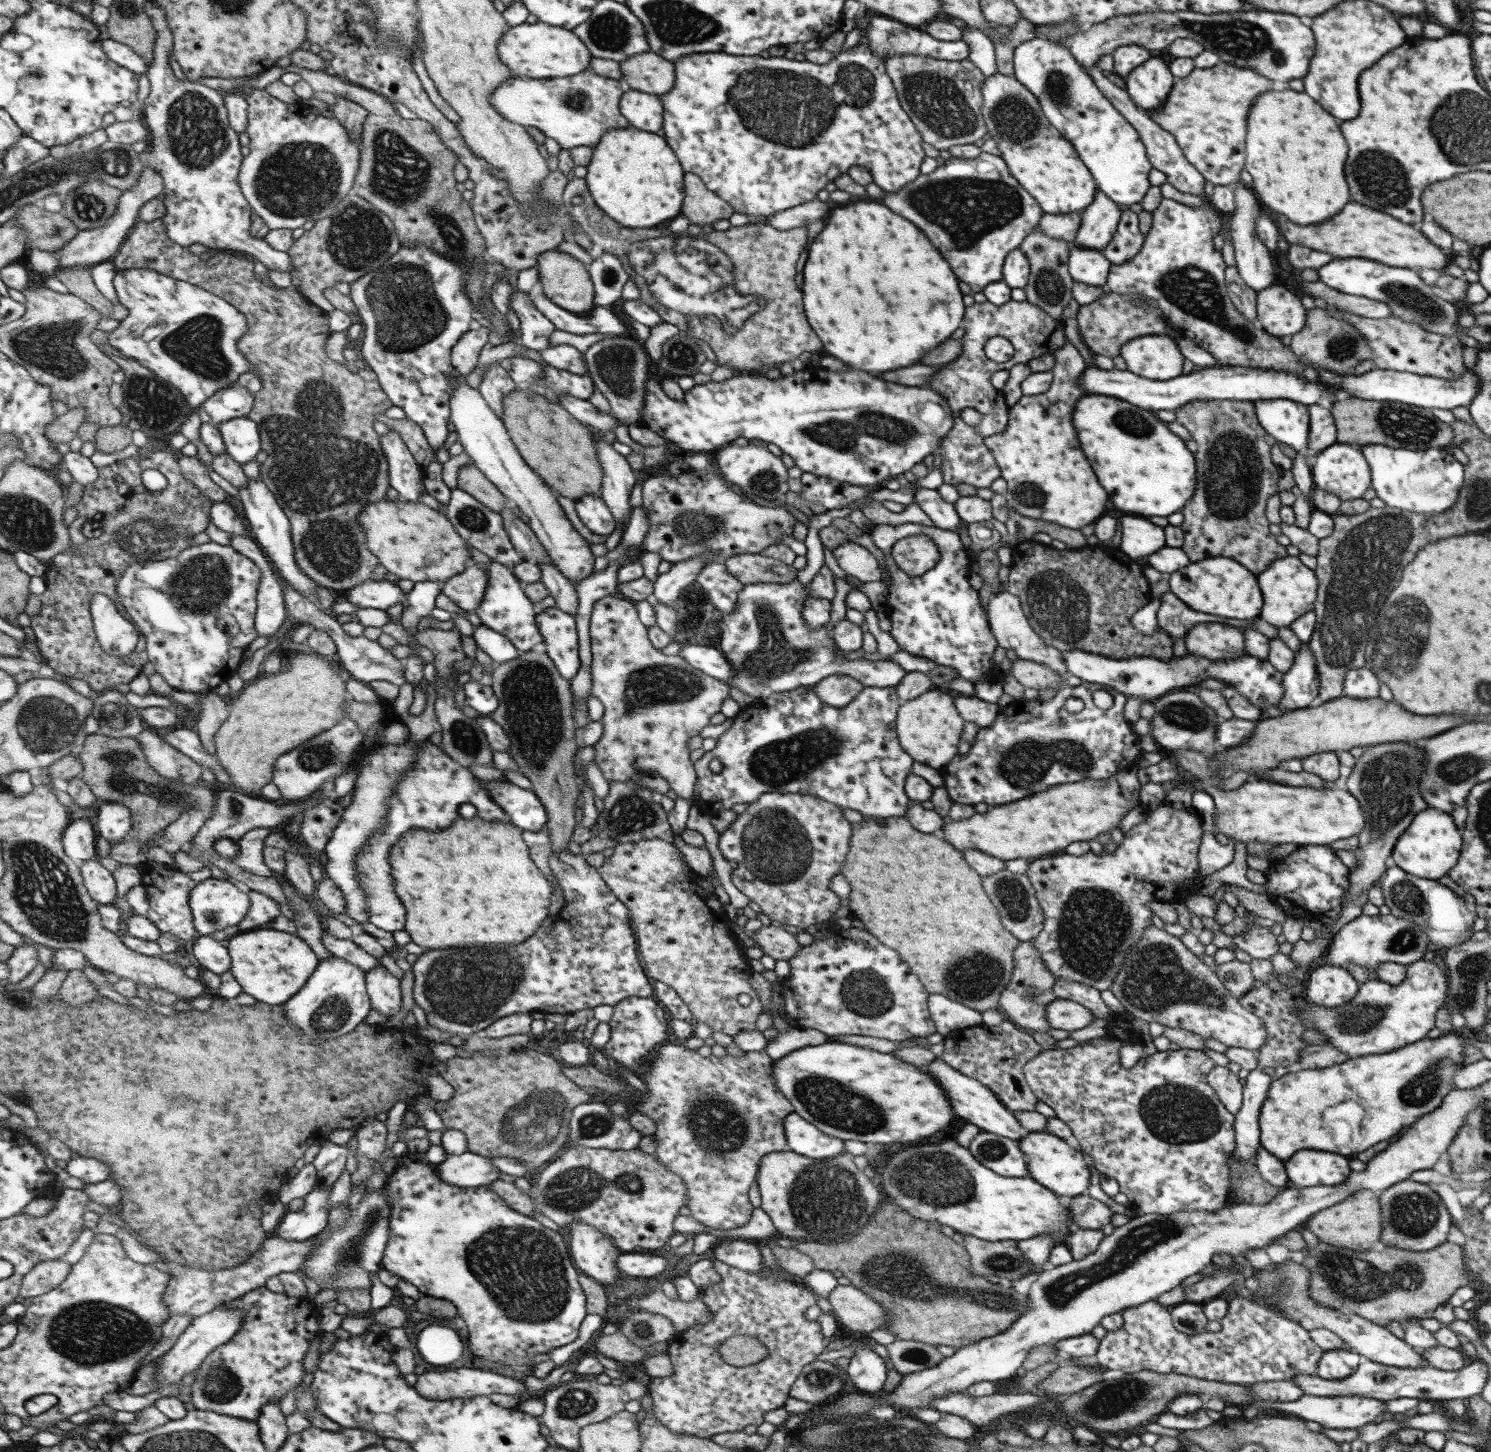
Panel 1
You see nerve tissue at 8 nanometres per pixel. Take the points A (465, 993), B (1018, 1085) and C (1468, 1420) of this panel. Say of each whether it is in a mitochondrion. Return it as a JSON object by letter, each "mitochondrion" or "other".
{"A":"mitochondrion","B":"other","C":"other"}

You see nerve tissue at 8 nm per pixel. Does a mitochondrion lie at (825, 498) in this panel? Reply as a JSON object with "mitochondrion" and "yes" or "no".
{"mitochondrion":"no"}

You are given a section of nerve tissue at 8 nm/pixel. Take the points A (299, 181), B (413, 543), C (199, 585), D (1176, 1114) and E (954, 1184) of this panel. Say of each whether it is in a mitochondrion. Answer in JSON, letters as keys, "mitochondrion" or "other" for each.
{"A":"mitochondrion","B":"other","C":"mitochondrion","D":"mitochondrion","E":"mitochondrion"}

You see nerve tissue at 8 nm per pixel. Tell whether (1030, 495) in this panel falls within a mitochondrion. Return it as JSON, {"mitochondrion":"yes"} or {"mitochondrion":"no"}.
{"mitochondrion":"yes"}

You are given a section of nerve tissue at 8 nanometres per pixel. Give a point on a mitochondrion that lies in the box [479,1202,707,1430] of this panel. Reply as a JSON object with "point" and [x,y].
{"point":[573,1405]}

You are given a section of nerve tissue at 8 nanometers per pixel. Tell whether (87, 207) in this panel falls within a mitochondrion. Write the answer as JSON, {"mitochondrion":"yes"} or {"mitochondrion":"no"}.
{"mitochondrion":"yes"}

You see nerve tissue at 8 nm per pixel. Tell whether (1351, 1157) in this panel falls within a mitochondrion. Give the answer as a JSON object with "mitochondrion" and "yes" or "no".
{"mitochondrion":"no"}

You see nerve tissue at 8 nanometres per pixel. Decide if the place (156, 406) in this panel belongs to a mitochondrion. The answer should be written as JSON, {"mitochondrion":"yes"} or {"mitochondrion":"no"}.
{"mitochondrion":"yes"}

